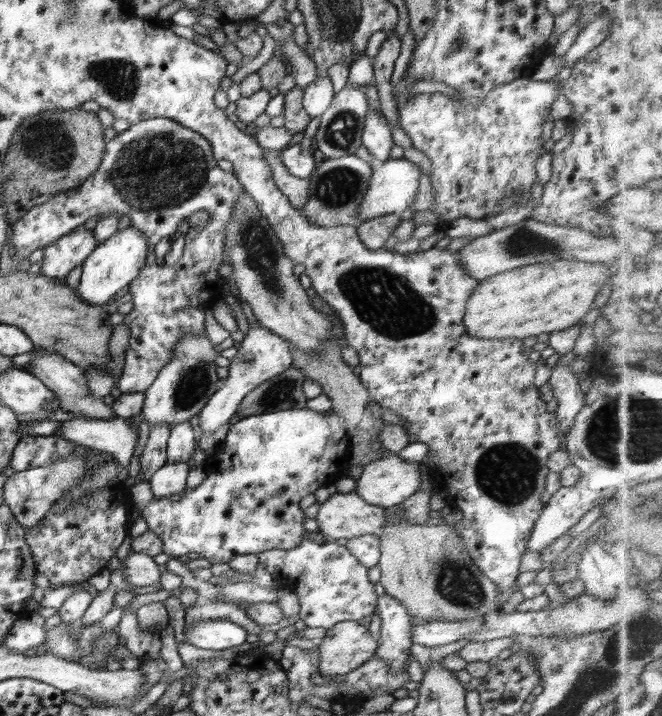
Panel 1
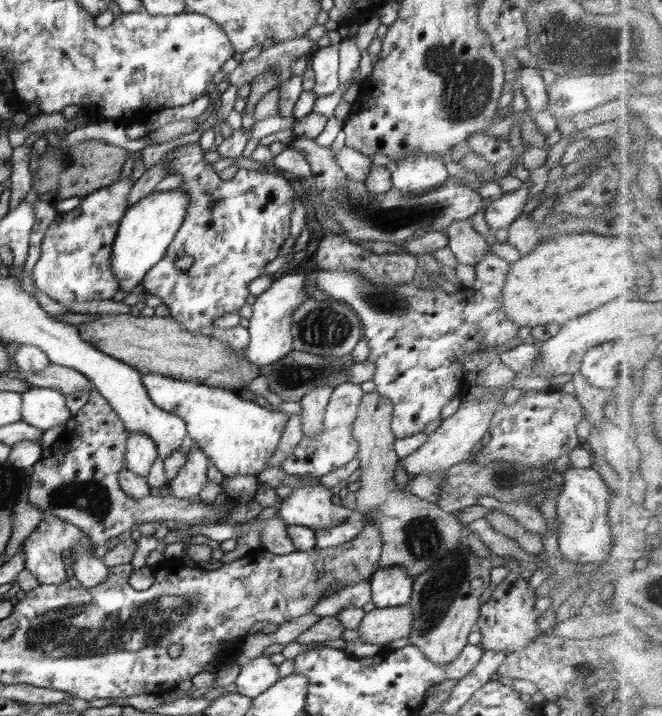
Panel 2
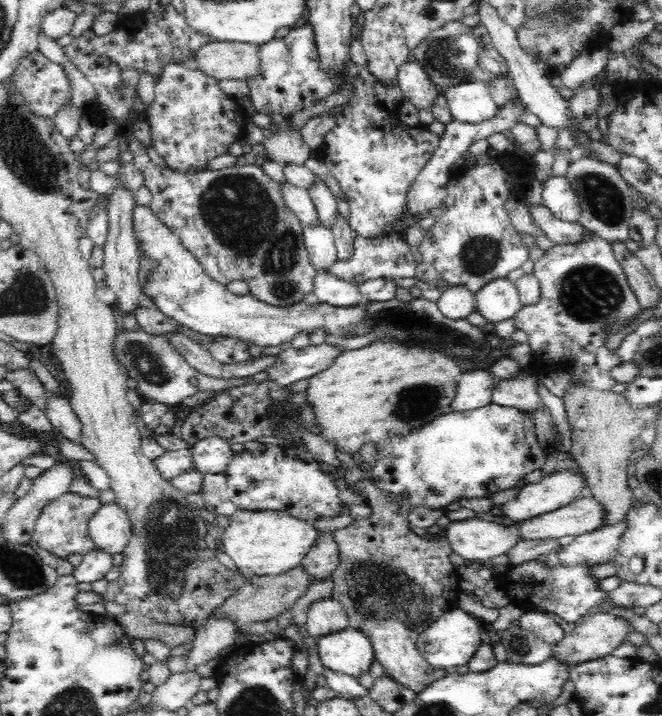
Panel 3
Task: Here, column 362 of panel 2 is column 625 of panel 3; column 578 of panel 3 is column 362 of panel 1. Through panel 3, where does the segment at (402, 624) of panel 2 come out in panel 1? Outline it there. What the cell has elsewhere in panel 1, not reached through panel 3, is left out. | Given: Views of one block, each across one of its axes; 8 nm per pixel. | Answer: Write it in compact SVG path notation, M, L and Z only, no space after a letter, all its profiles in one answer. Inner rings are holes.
M350 620L340 622L328 629L326 636L321 641L317 641L316 649L321 656L321 662L319 662L320 674L333 677L348 674L370 660L374 656L378 645L377 639L371 635L369 629L363 626L361 622Z

